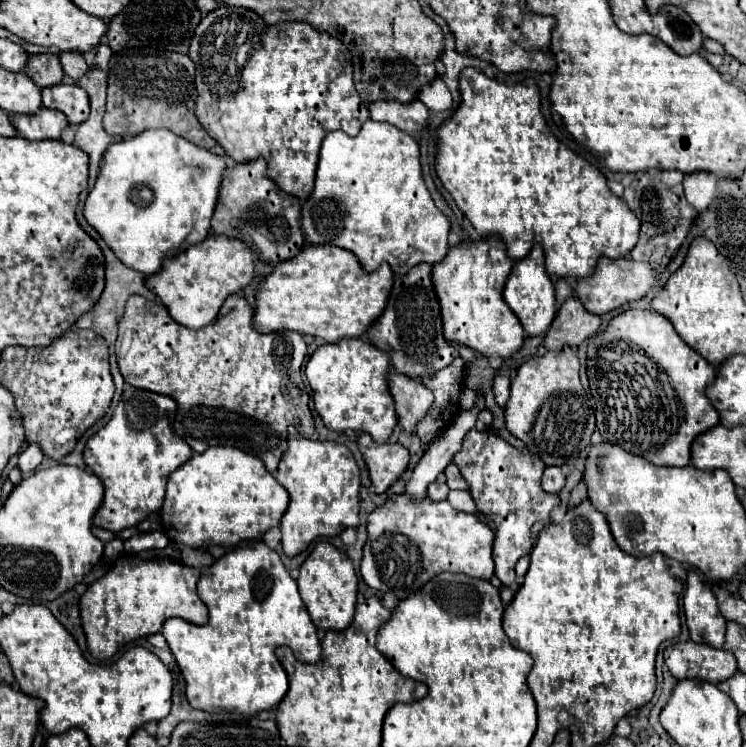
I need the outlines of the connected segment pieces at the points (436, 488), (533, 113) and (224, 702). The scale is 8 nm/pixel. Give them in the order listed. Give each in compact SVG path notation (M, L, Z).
M438 481L430 483L428 497L430 497L432 501L442 501L442 499L446 499L446 495L448 495L448 485L446 485L446 483L438 483Z
M466 69L460 75L460 93L462 93L462 103L458 107L458 111L446 119L442 123L442 127L438 129L438 157L436 157L436 173L442 181L442 185L446 187L446 191L452 195L452 199L456 201L458 209L466 215L466 219L474 225L474 229L478 231L478 235L486 237L486 235L498 235L504 243L506 243L506 251L508 257L514 261L524 259L530 249L534 245L542 245L544 247L544 255L546 255L546 271L548 275L558 275L558 277L576 277L576 279L586 279L594 273L594 267L598 263L600 257L608 257L608 259L620 259L624 257L638 241L638 233L640 233L640 221L638 217L626 207L626 203L616 197L608 185L606 185L606 177L592 167L586 159L582 159L580 155L576 155L574 151L570 151L568 147L564 147L554 133L550 131L542 111L540 111L540 89L536 85L536 81L532 77L516 83L516 85L504 85L498 81L488 79L484 73L476 71L476 69Z
M254 541L246 546L238 546L234 551L220 557L212 567L208 567L198 581L198 595L210 611L210 621L206 625L192 625L184 619L166 619L162 635L166 637L172 655L186 679L186 697L194 709L216 711L228 709L240 715L254 715L260 711L270 711L276 707L288 691L288 677L282 665L276 661L274 651L288 645L296 659L302 663L316 663L320 659L322 647L316 627L302 603L296 581L286 571L280 555L263 541Z

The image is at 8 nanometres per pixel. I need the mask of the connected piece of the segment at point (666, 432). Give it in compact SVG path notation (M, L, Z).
M628 309L616 315L608 329L590 341L588 379L590 391L596 399L596 427L604 441L618 445L628 453L640 455L654 465L690 465L692 441L720 423L720 413L706 397L706 387L714 383L716 369L676 335L666 317L652 309Z

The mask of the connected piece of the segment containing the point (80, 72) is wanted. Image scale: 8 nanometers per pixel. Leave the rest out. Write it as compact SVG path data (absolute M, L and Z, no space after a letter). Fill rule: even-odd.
M66 51L66 53L60 53L58 57L60 57L60 63L62 63L62 67L64 67L64 73L66 73L70 79L78 81L80 77L86 75L88 65L86 65L86 59L82 57L82 53Z

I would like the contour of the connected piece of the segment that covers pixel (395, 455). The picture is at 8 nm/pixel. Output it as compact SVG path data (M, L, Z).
M360 433L358 449L368 465L376 493L388 491L408 469L408 449L400 443L374 443L368 433Z

